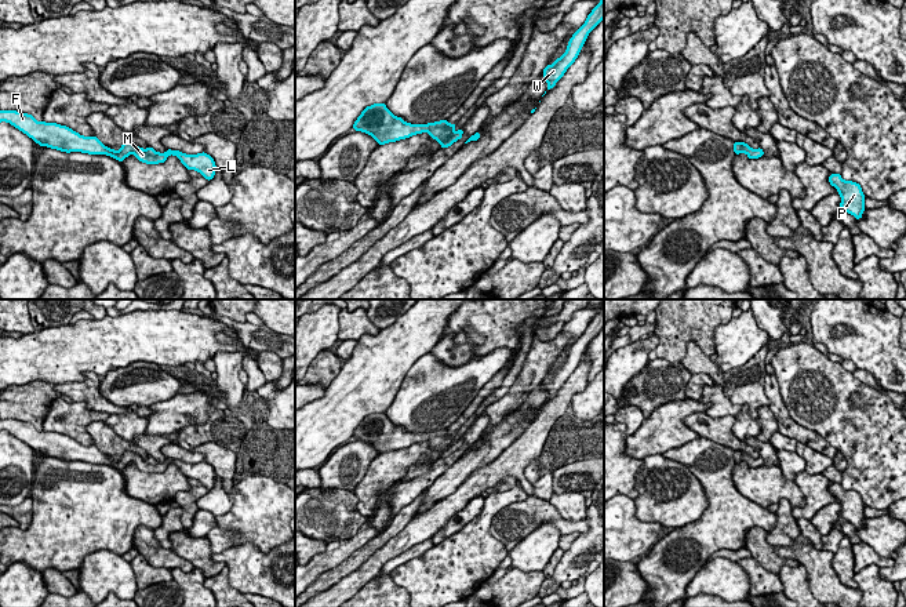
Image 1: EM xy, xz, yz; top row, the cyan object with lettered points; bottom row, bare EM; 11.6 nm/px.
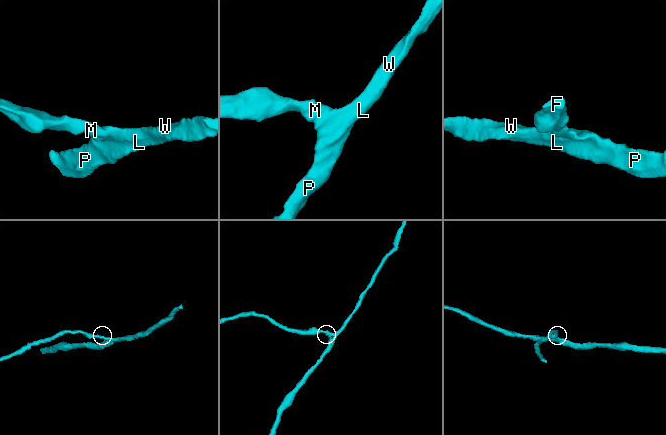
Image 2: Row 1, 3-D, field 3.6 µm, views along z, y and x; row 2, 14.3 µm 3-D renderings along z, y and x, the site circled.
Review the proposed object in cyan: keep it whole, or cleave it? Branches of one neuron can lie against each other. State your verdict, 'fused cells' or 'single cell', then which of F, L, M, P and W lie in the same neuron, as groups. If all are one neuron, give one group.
single cell | F L M P W

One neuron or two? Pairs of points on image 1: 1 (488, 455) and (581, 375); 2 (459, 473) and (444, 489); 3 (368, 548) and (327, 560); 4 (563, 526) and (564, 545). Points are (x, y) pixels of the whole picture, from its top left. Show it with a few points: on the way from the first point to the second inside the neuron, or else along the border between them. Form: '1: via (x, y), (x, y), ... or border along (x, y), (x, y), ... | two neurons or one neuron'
1: border along (539, 411), (535, 415) | two neurons
2: via (455, 478), (448, 484) | one neuron
3: border along (378, 534), (355, 549), (337, 566), (324, 571) | two neurons
4: border along (579, 531), (561, 535) | two neurons

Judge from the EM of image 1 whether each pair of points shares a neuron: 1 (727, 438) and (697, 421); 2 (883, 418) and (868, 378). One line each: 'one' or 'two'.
1: one
2: two

